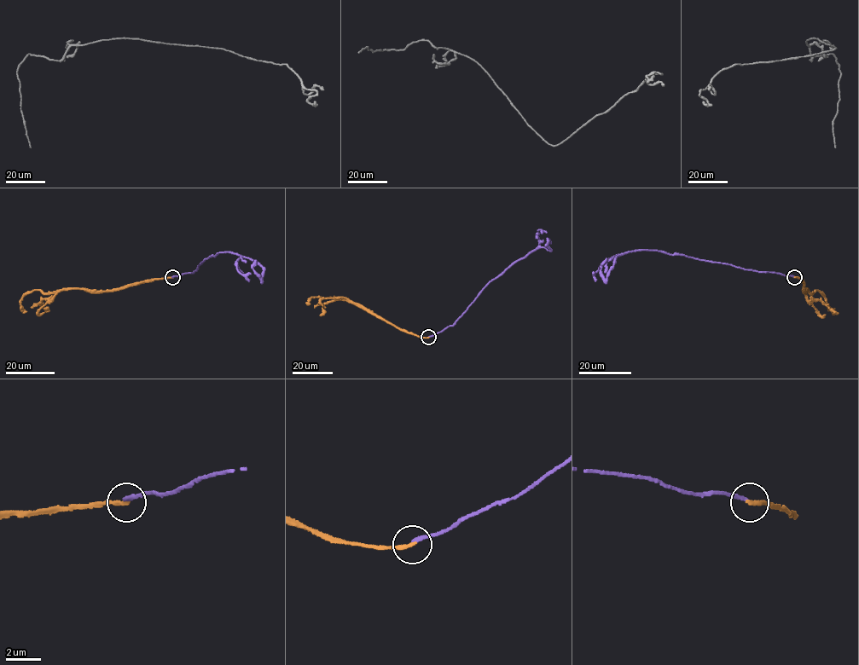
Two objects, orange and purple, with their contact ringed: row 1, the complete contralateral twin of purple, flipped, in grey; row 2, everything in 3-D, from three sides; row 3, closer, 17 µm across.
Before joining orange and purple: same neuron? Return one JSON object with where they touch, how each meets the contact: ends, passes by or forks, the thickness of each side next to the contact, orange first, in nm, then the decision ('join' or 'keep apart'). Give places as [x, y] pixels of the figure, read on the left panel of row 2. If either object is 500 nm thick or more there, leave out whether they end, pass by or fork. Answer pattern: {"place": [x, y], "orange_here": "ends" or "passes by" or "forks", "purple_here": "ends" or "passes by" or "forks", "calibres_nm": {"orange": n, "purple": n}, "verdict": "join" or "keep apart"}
{"place": [172, 277], "orange_here": "ends", "purple_here": "ends", "calibres_nm": {"orange": 240, "purple": 200}, "verdict": "keep apart"}

